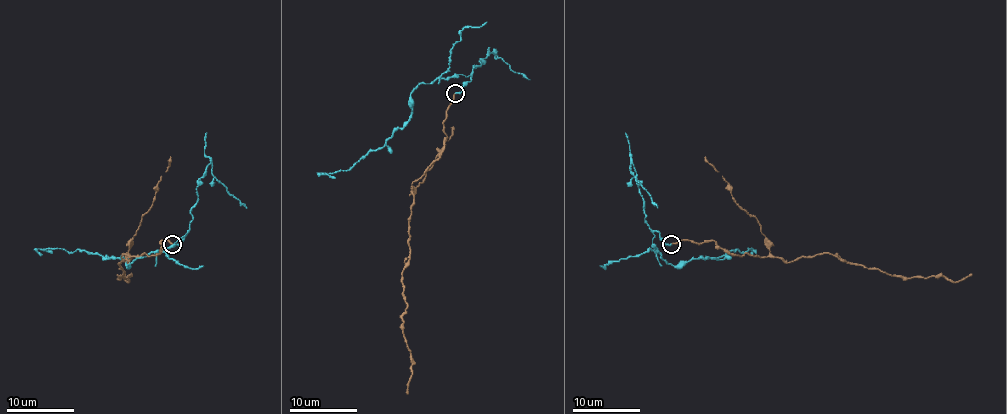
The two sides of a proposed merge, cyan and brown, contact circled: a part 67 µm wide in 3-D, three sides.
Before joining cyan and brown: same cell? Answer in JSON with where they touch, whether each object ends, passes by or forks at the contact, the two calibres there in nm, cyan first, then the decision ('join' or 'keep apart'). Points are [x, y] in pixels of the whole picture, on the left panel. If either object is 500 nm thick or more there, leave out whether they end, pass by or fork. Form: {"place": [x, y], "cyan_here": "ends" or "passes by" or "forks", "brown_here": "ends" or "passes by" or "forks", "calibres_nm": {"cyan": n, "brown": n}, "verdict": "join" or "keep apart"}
{"place": [172, 244], "cyan_here": "ends", "brown_here": "ends", "calibres_nm": {"cyan": 200, "brown": 170}, "verdict": "keep apart"}

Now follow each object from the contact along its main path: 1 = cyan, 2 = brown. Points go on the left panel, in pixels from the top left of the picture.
1: (172, 243), (177, 245), (188, 231), (164, 250), (138, 257), (128, 265), (126, 258), (82, 250), (33, 250)
2: (172, 243), (164, 240), (154, 255), (132, 255), (128, 262), (126, 253), (120, 264), (126, 282), (125, 274)

